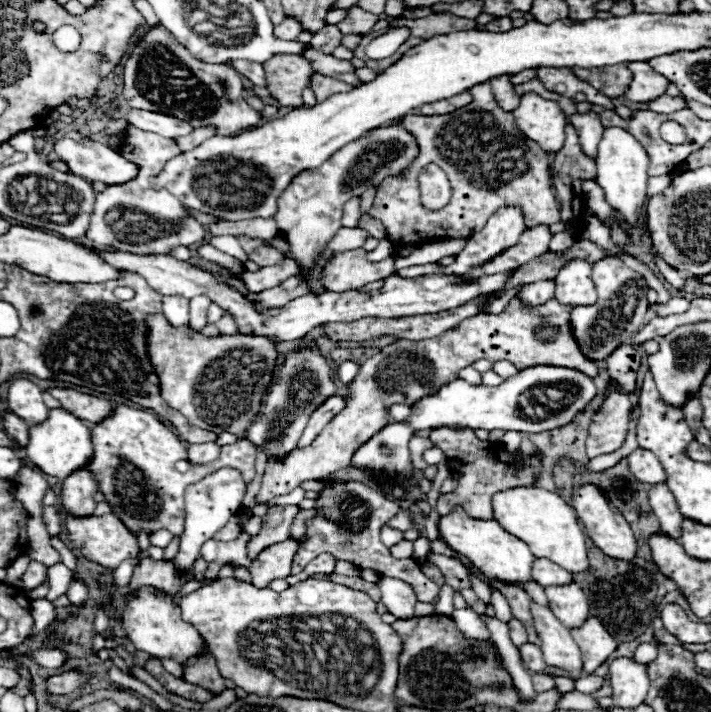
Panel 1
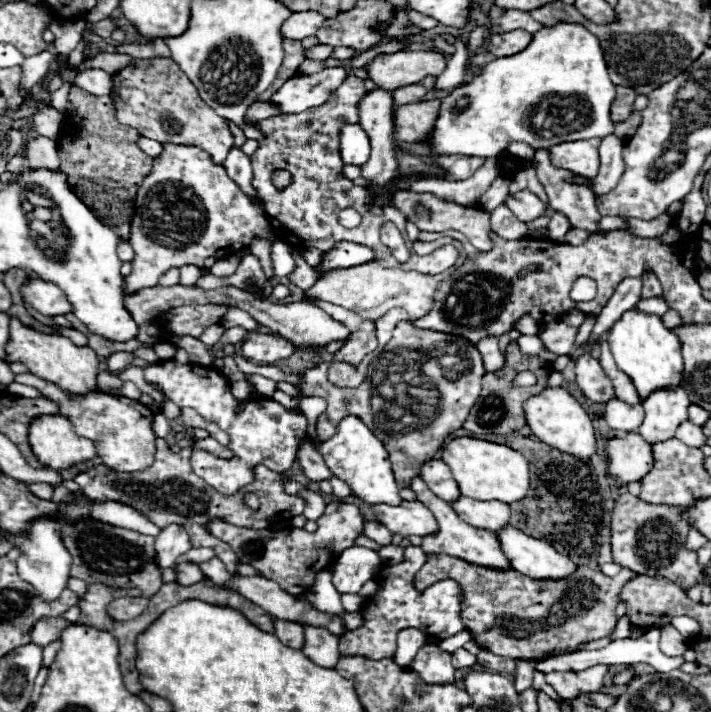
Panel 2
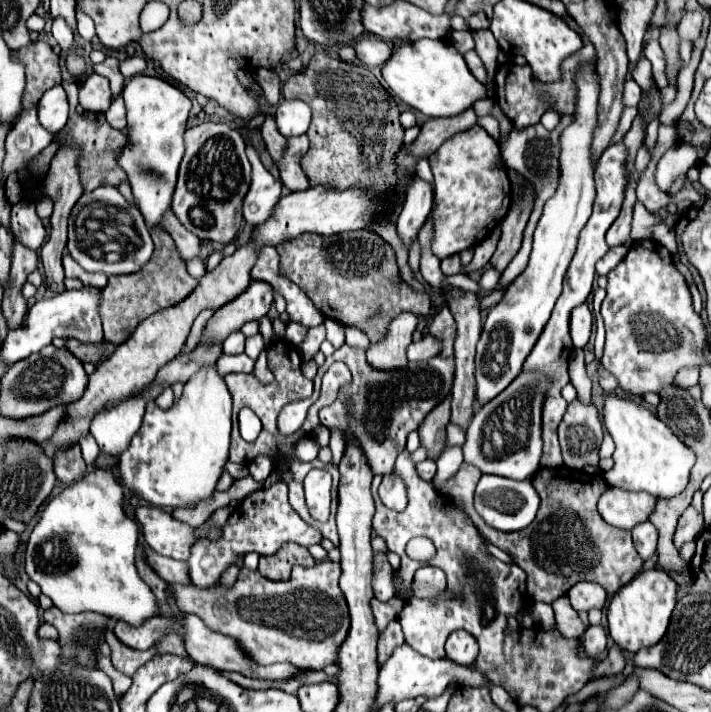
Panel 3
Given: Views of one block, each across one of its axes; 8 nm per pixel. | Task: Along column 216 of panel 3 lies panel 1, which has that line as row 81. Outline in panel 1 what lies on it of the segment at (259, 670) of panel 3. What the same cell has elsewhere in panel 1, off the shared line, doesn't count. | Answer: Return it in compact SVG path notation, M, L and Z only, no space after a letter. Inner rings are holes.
M630 62L628 68L632 70L634 78L624 96L630 102L650 102L666 92L670 82L652 66L648 66L648 62Z

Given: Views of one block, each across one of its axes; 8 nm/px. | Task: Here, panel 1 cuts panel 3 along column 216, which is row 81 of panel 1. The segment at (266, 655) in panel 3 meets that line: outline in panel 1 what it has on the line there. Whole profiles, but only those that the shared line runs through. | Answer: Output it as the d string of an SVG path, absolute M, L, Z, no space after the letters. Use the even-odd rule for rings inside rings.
M602 66L598 70L580 70L580 68L572 68L572 72L588 82L590 86L594 86L596 90L600 90L604 96L608 98L618 98L624 94L624 90L630 86L632 82L632 72L630 68L624 66Z

